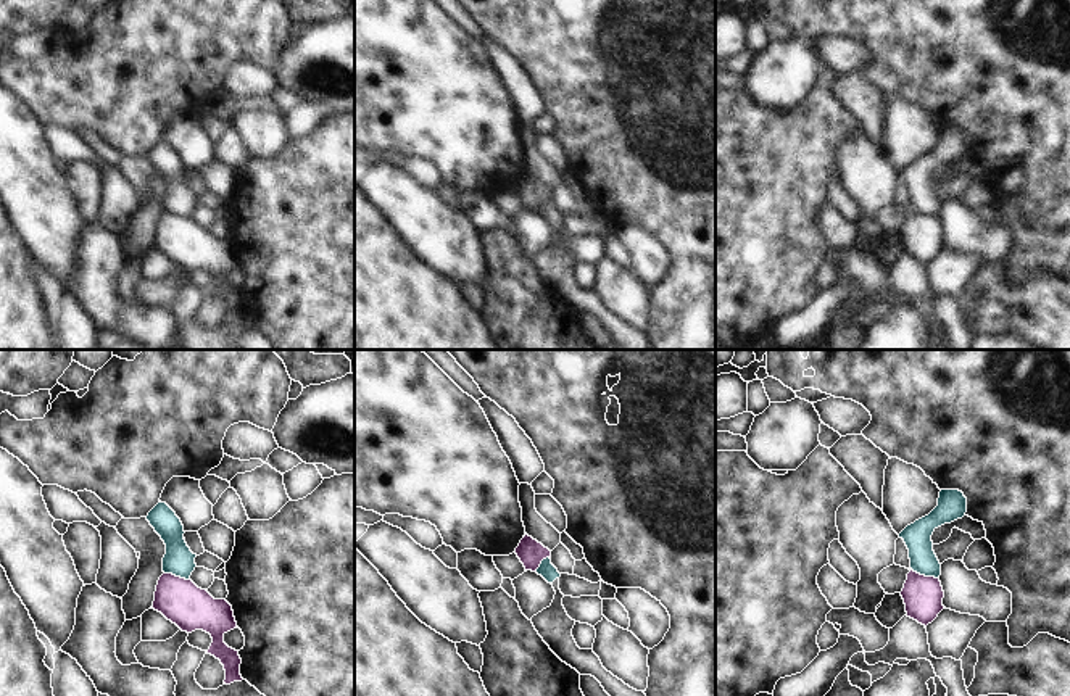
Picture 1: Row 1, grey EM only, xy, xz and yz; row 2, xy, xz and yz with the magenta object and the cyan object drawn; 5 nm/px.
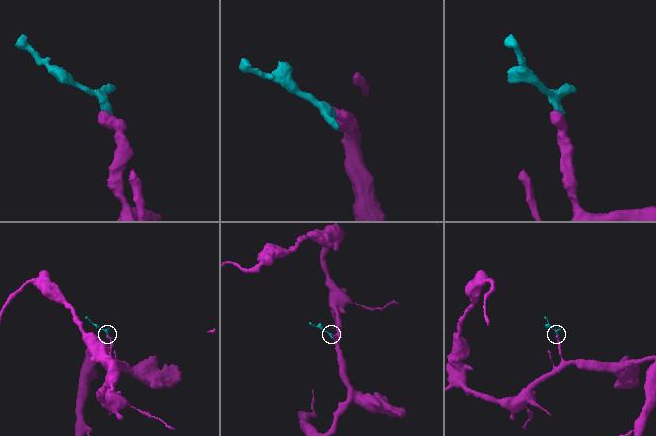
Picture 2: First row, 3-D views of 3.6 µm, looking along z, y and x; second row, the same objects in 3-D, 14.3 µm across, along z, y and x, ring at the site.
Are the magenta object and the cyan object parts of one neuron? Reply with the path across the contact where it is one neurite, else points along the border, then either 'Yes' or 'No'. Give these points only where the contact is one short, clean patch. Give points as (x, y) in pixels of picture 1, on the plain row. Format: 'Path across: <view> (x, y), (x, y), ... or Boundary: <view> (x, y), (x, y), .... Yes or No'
Boundary: yz (912, 208), (938, 218). No

